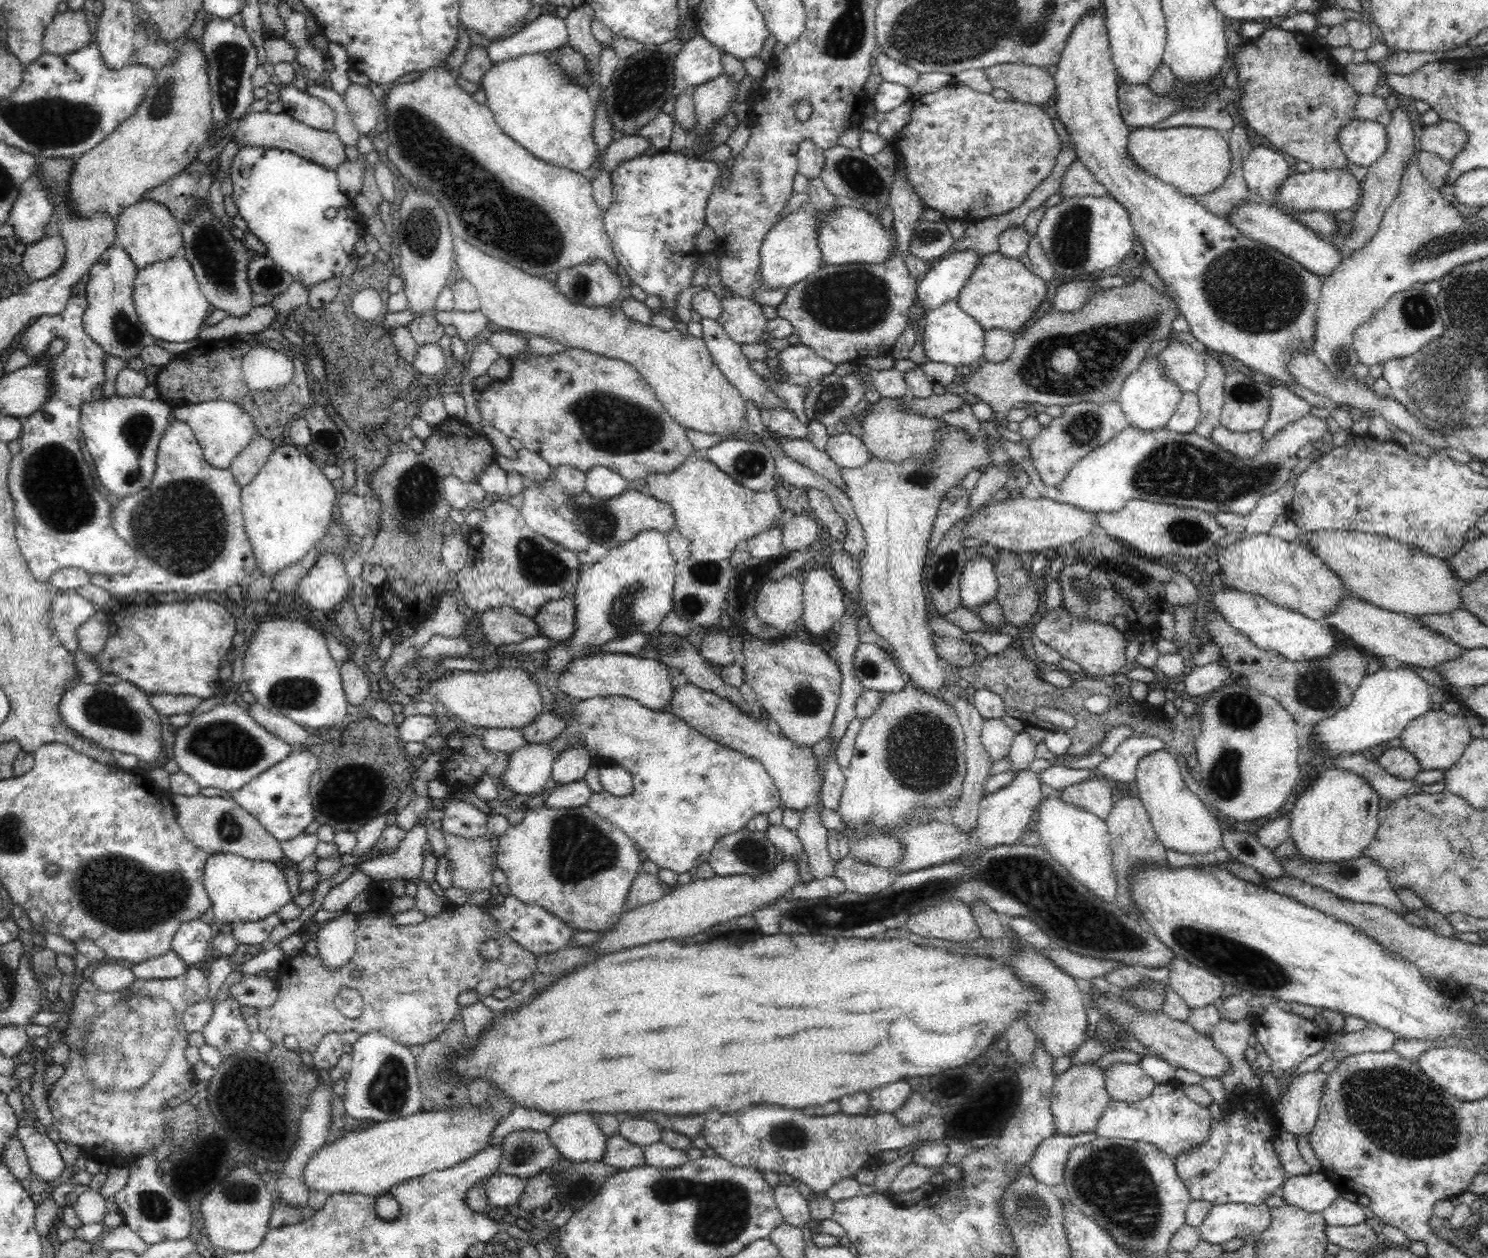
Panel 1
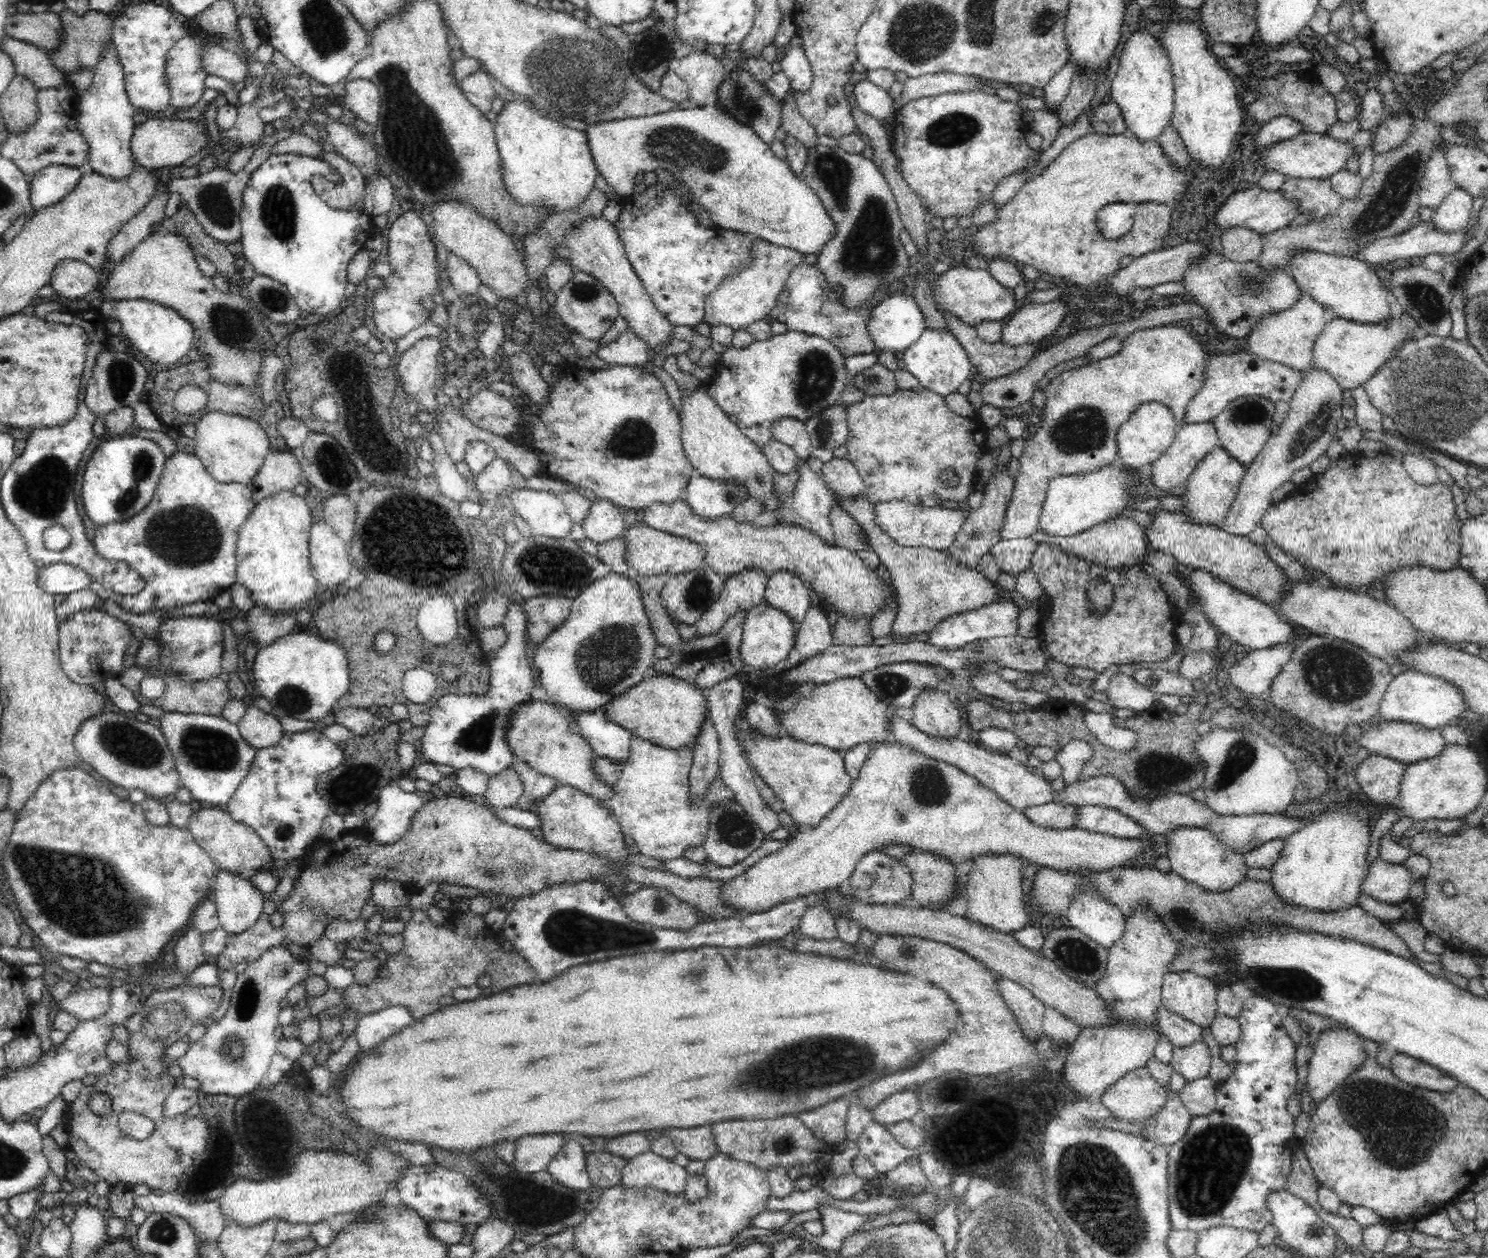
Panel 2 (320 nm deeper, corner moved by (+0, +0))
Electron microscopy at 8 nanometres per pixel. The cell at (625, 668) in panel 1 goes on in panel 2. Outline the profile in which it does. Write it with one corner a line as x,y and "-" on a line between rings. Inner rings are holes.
651,676
629,688
623,695
603,706
608,718
622,725
634,737
667,749
690,749
693,752
709,708
704,690
696,684
672,676

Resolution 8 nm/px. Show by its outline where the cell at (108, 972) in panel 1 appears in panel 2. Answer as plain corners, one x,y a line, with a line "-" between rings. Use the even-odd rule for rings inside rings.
95,988
73,992
59,1003
62,1012
66,1012
78,1021
90,1021
103,1016
109,1010
109,993
106,989

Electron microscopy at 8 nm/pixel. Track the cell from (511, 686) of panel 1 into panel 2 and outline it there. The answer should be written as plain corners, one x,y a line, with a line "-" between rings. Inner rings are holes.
534,701
524,703
512,716
507,743
513,754
528,763
541,775
556,779
557,783
580,789
600,802
612,800
616,793
613,785
604,782
595,773
592,747
574,727
574,722
556,705

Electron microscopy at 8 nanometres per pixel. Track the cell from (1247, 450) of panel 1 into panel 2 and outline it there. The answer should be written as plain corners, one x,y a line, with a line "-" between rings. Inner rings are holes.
1221,446
1209,452
1192,471
1184,486
1185,491
1177,496
1182,500
1180,514
1183,514
1185,522
1214,526
1224,521
1226,512
1236,496
1240,480
1242,480
1246,469
1247,467
1230,457

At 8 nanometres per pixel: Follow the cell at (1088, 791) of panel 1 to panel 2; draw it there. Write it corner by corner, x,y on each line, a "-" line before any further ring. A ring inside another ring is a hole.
1048,802
1024,808
1022,813
1028,821
1036,824
1036,826
1061,831
1072,828
1074,809
1073,806
1064,806
1062,803

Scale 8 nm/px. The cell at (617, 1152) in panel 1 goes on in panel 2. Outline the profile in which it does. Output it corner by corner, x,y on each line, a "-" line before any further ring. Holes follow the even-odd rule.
586,1150
585,1167
591,1178
591,1184
602,1191
620,1185
620,1178
626,1159
604,1151
592,1153

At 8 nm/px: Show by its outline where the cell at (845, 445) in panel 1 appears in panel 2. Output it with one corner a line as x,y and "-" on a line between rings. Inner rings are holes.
834,457
831,461
824,463
821,470
822,480
830,489
837,506
841,506
844,501
855,501
864,497
864,481
848,459

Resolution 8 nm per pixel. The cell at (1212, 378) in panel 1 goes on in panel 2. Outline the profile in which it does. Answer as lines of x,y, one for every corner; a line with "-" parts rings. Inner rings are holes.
1212,422
1210,423
1188,423
1178,428
1171,445
1164,451
1164,454
1151,464
1151,478
1146,484
1163,491
1166,496
1172,494
1171,490
1180,484
1186,484
1189,476
1196,468
1196,465
1216,447
1219,446
1218,435

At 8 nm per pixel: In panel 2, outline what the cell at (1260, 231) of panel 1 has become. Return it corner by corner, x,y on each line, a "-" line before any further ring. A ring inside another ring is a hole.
1304,251
1296,253
1289,262
1288,273
1293,276
1301,292
1308,293
1325,310
1330,310
1336,317
1362,325
1388,324
1394,318
1390,311
1390,292
1384,281
1376,275
1370,265
1349,256
1338,256
1330,253

